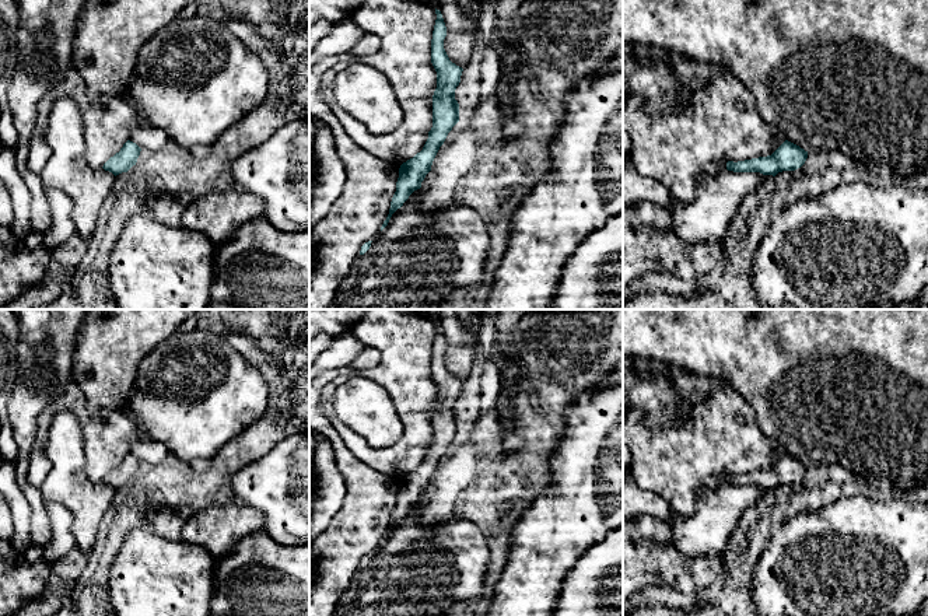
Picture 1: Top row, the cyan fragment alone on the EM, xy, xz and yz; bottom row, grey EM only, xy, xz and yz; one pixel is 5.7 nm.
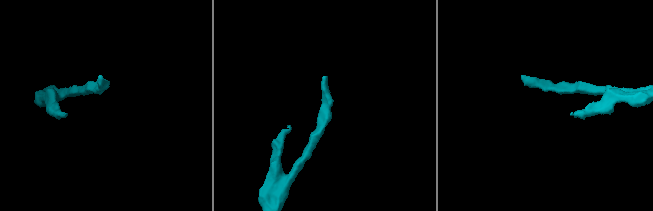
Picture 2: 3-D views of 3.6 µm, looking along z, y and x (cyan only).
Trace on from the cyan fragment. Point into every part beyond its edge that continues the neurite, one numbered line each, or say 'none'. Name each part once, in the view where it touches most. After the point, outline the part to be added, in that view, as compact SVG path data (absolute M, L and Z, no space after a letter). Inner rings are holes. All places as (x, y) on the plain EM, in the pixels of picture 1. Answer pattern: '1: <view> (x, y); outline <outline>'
none

